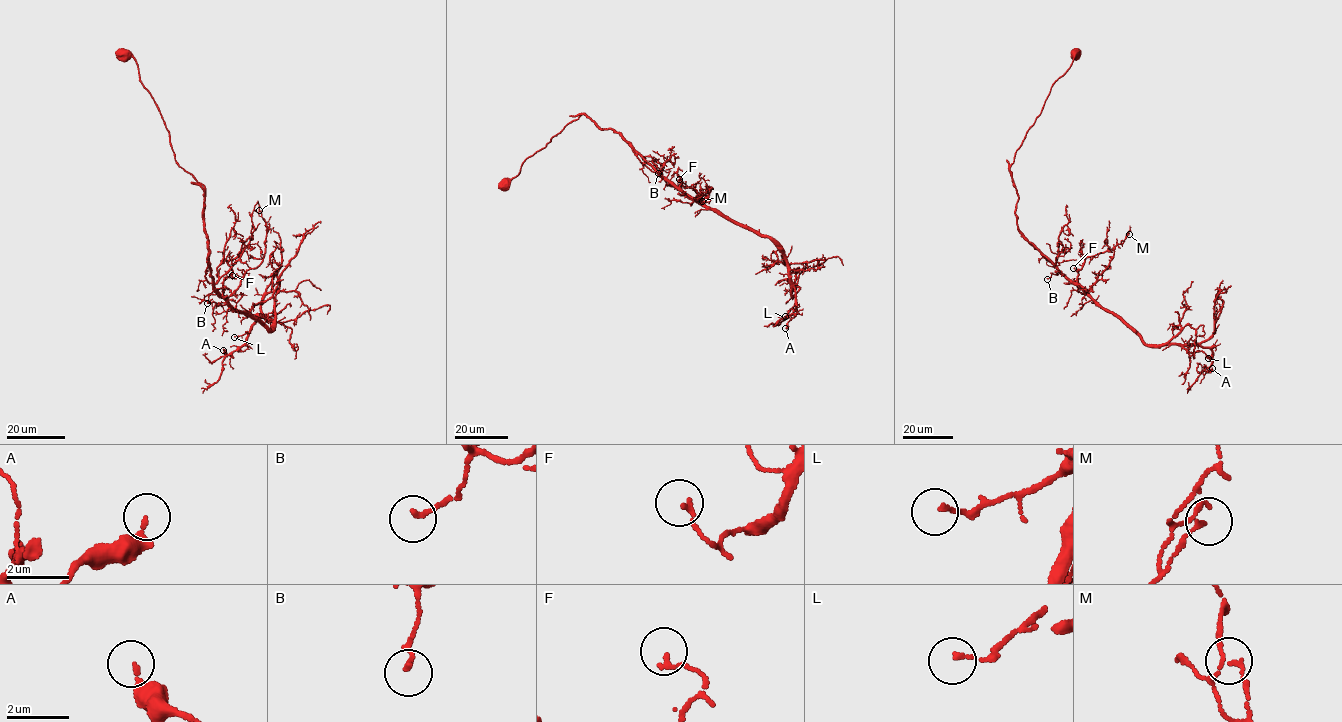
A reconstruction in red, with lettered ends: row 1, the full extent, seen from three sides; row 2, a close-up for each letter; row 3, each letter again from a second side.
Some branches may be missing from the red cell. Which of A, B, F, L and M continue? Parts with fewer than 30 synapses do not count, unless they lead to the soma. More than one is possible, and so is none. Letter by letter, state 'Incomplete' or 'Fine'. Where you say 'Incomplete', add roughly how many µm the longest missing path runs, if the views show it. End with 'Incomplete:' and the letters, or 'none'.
A: Fine
B: Fine
F: Fine
L: Fine
M: Fine
Incomplete: none

